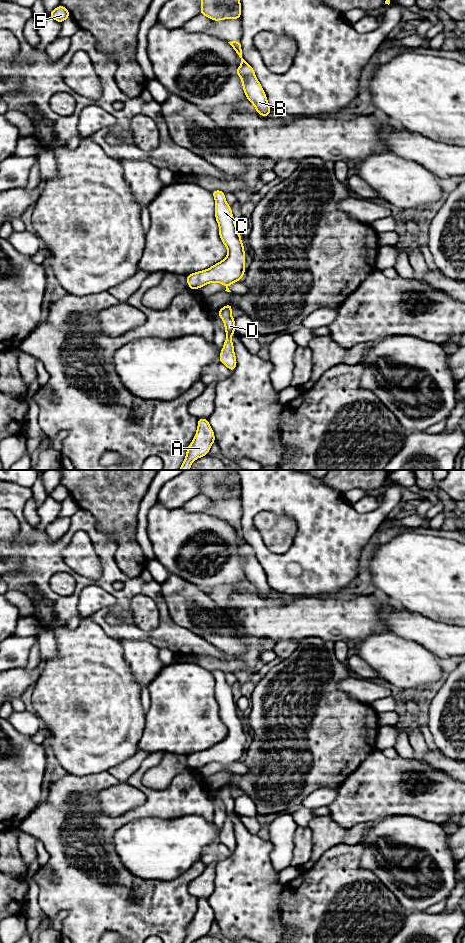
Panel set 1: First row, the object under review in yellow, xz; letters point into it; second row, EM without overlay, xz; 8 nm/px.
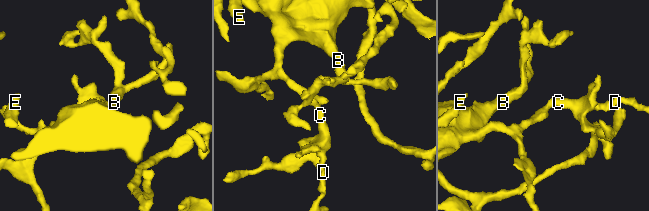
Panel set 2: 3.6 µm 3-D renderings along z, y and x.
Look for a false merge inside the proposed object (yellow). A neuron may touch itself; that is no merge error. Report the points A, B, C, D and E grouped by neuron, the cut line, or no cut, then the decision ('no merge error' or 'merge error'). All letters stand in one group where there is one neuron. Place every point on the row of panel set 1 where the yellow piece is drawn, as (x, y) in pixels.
groups A B C D E; cut none; no merge error

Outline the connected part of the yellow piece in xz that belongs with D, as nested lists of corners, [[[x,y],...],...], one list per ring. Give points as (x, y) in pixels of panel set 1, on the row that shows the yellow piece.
[[[227,304],[223,308],[218,310],[220,318],[225,325],[225,332],[227,339],[224,342],[224,346],[221,350],[219,361],[229,368],[230,371],[234,371],[237,365],[234,346],[231,340],[231,336],[235,333],[235,319],[231,316],[231,310],[233,305]]]

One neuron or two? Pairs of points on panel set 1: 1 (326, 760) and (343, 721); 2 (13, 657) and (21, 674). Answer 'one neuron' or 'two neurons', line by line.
1: one neuron
2: two neurons

